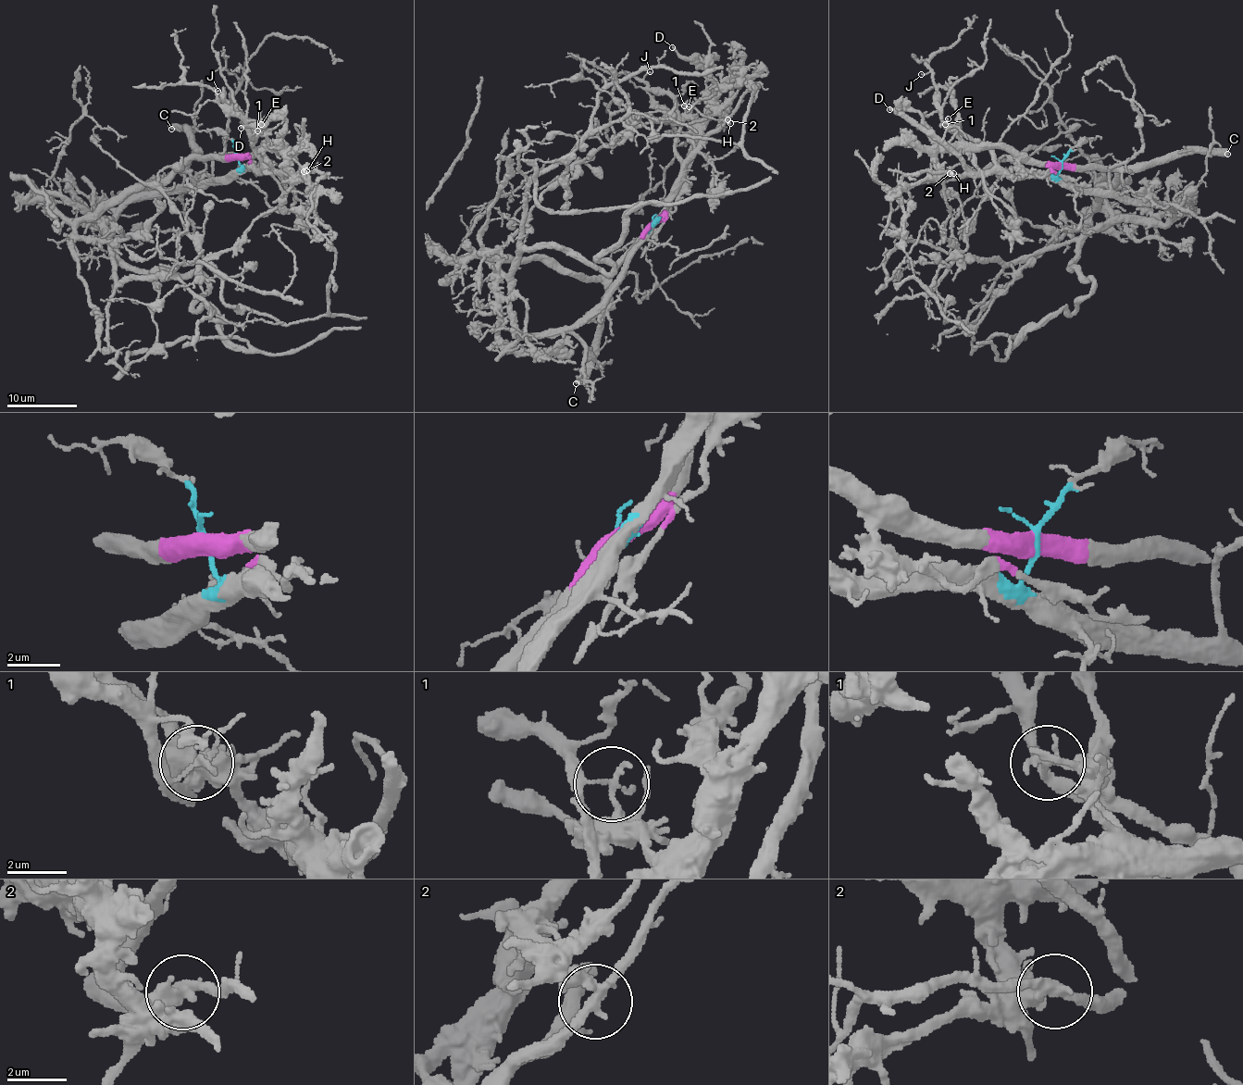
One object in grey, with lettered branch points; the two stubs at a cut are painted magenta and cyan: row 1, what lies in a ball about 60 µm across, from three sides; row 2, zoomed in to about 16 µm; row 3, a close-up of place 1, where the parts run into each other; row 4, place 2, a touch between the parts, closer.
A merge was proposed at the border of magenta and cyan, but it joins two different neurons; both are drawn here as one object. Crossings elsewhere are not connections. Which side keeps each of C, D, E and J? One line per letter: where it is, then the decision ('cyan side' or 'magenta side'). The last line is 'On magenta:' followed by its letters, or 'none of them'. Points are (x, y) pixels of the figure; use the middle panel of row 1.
C: at (576, 383); magenta side
D: at (672, 47); magenta side
E: at (689, 106); cyan side
J: at (650, 71); cyan side
On magenta: C, D

